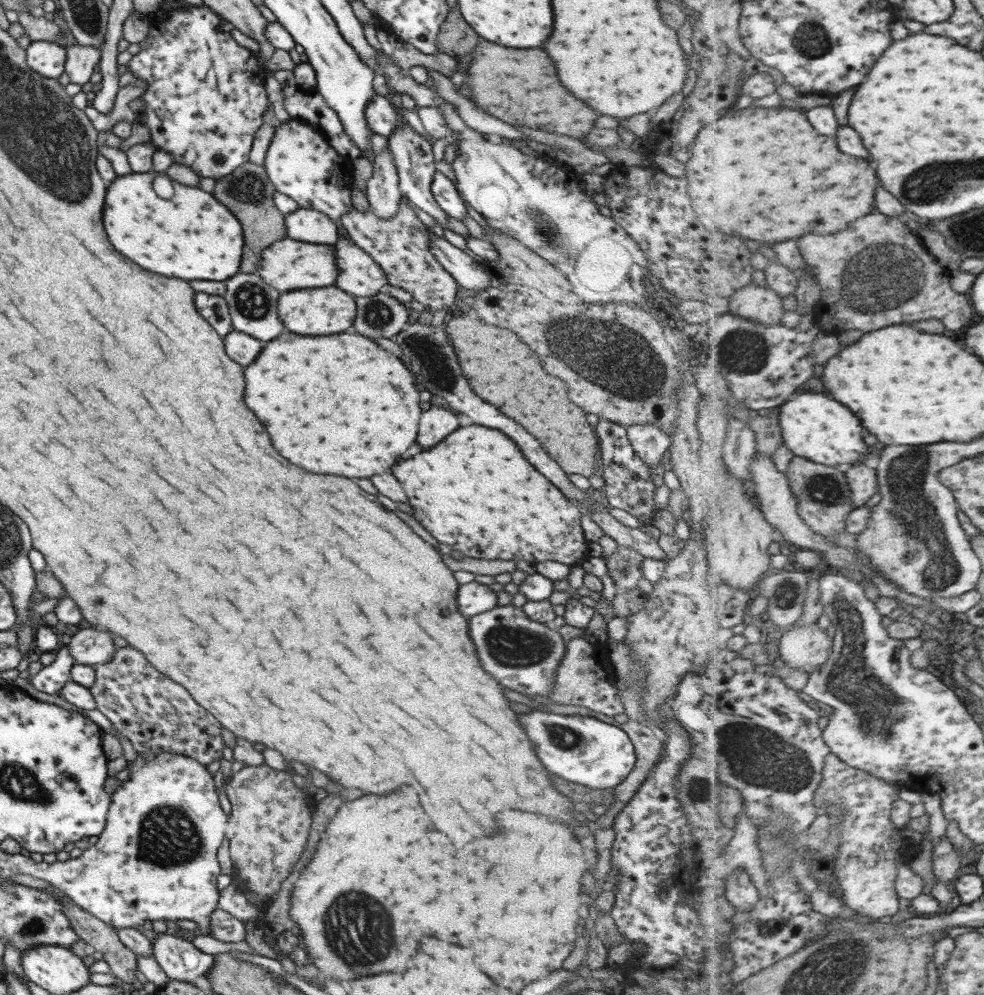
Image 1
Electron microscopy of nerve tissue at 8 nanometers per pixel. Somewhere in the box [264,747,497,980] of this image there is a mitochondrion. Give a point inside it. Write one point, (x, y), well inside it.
(346, 937)

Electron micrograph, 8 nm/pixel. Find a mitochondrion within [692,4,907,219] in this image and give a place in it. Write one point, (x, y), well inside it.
(811, 39)

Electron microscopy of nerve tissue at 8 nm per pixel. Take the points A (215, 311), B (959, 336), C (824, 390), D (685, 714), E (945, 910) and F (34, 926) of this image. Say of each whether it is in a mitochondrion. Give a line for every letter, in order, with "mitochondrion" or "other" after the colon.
A: mitochondrion
B: other
C: other
D: other
E: other
F: mitochondrion

